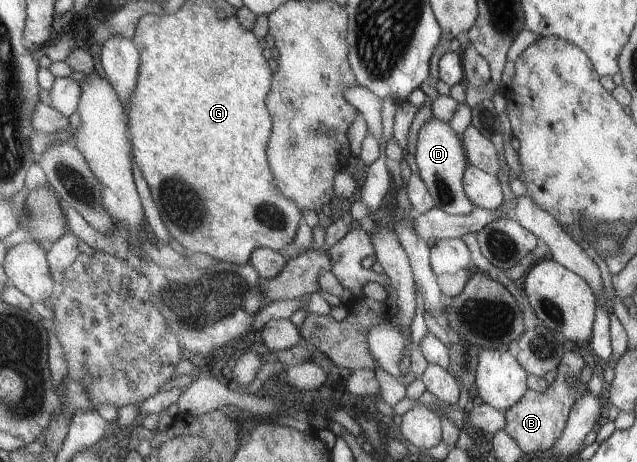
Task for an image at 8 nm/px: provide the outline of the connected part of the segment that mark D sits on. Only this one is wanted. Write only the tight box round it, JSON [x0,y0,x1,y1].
[415,118,477,215]

